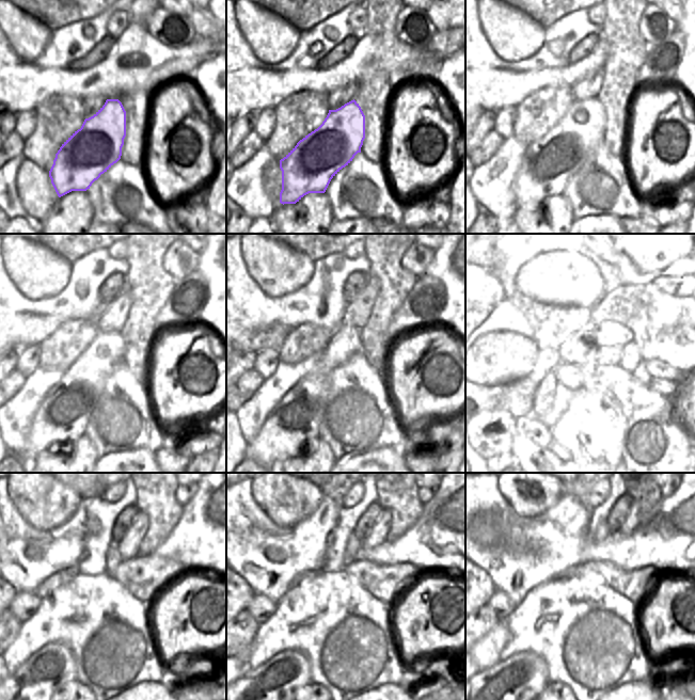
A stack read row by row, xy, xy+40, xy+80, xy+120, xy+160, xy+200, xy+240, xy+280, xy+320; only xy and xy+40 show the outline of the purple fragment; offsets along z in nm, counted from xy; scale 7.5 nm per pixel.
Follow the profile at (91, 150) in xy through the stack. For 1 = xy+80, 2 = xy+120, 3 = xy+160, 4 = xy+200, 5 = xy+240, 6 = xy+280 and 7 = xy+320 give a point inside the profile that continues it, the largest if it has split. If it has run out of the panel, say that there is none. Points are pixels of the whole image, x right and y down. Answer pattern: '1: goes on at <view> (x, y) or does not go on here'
1: goes on at xy+80 (548, 164)
2: goes on at xy+120 (64, 412)
3: goes on at xy+160 (296, 418)
4: goes on at xy+200 (534, 423)
5: goes on at xy+240 (29, 689)
6: goes on at xy+280 (268, 689)
7: goes on at xy+320 (504, 689)

